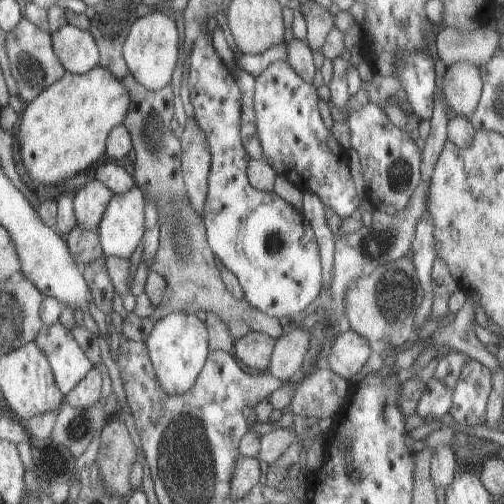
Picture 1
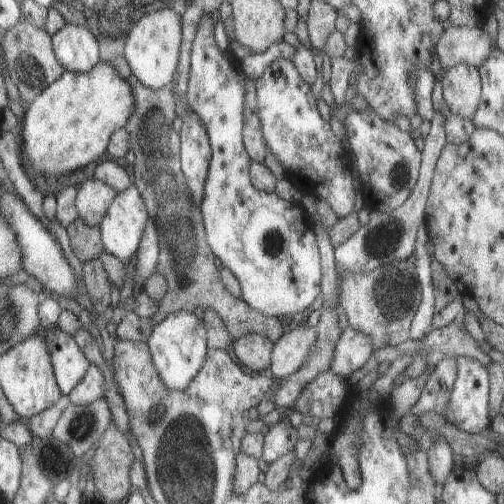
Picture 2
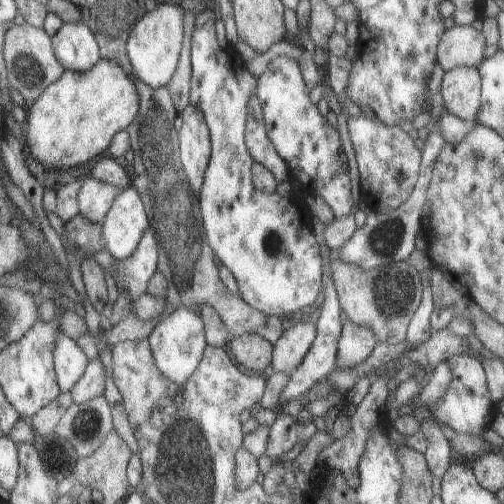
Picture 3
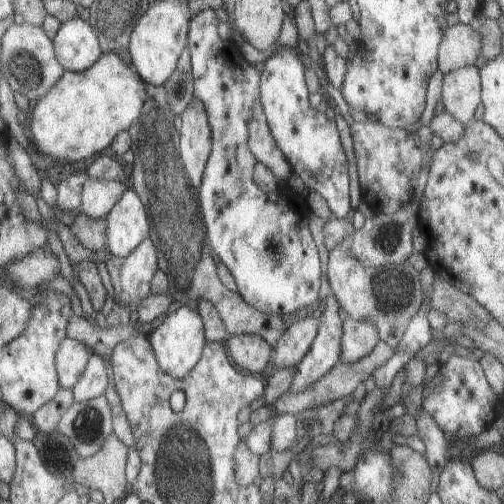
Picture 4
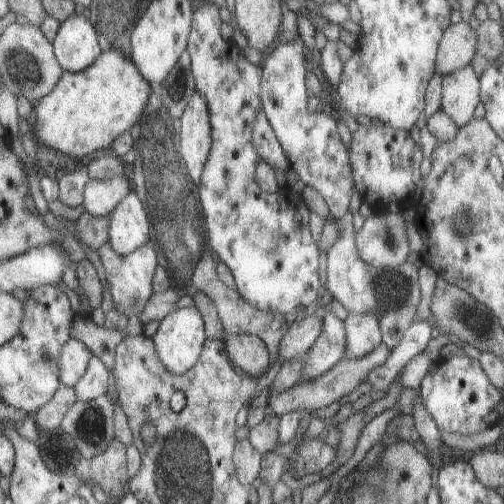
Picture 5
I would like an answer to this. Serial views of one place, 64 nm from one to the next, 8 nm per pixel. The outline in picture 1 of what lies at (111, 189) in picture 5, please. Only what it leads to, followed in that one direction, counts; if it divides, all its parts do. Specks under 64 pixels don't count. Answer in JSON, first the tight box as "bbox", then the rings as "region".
{"bbox":[75,180,115,230],"region":[[[93,180],[87,184],[75,200],[75,210],[79,224],[87,230],[99,230],[105,218],[107,208],[111,208],[111,200],[115,200],[115,192],[101,180]]]}

